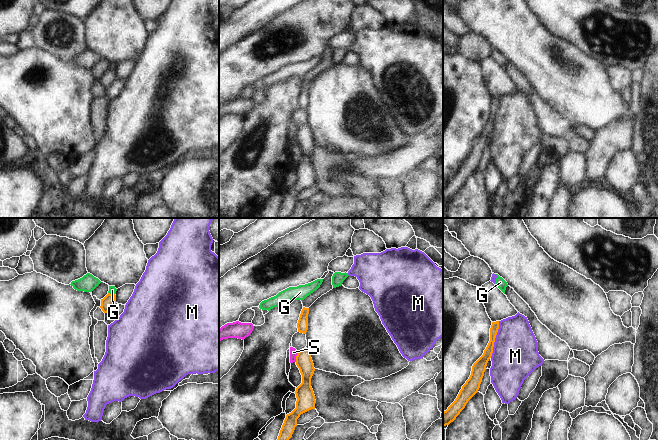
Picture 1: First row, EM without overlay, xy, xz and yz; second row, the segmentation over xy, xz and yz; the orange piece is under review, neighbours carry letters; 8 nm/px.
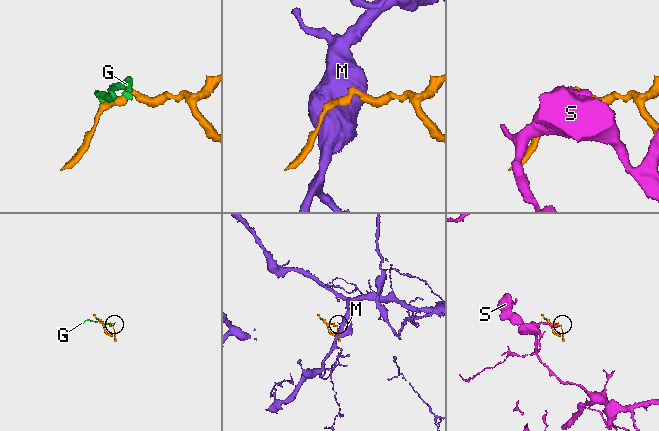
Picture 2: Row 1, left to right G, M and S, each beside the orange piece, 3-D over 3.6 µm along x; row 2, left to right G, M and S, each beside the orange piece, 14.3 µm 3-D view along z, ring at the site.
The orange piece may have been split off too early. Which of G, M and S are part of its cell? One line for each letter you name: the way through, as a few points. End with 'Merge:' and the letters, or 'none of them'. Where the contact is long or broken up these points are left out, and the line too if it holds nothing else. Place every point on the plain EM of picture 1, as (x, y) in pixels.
Merge: none of them

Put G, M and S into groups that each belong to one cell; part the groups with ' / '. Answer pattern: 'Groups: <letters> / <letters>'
Groups: G M / S

